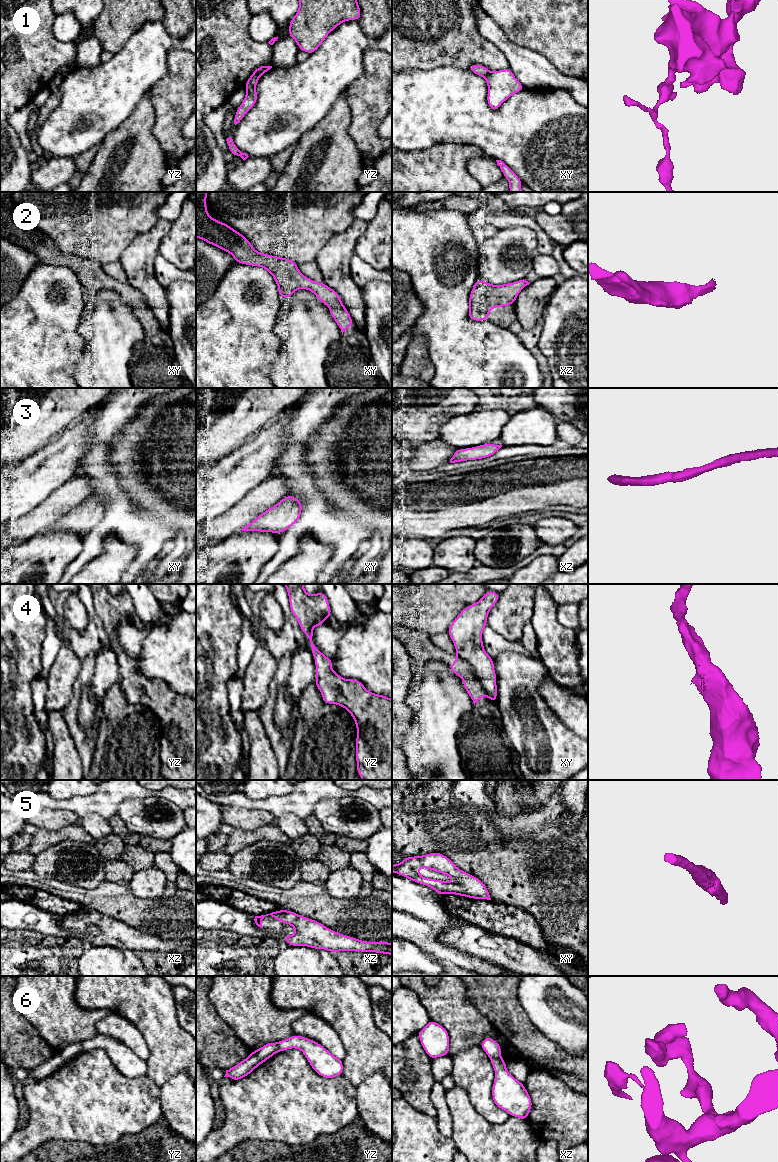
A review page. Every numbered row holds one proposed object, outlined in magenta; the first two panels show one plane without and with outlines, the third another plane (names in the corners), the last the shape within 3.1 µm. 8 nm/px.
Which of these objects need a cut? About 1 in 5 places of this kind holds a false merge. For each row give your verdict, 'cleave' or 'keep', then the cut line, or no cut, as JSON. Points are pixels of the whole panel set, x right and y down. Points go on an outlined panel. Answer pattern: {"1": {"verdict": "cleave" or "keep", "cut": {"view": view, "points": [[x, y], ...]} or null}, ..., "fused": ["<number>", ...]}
{"1": {"verdict": "cleave", "cut": {"view": "yz", "points": [[253, 73], [259, 76]]}}, "2": {"verdict": "keep", "cut": null}, "3": {"verdict": "keep", "cut": null}, "4": {"verdict": "cleave", "cut": {"view": "xy", "points": [[456, 653], [470, 665], [485, 693]]}}, "5": {"verdict": "keep", "cut": null}, "6": {"verdict": "keep", "cut": null}, "fused": ["1", "4"]}

